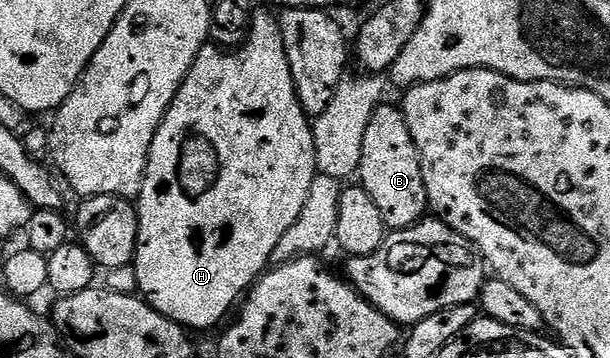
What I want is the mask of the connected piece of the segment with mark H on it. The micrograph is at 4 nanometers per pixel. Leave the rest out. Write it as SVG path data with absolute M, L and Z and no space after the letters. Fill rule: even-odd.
M253 18L251 28L239 49L225 49L219 45L203 47L194 65L186 73L170 109L164 114L160 128L156 130L156 136L150 145L144 184L140 190L138 202L135 204L136 216L140 224L138 225L134 268L138 291L144 302L149 303L154 310L162 313L170 321L180 324L185 329L191 329L193 332L194 330L204 331L207 327L214 326L215 323L223 324L224 314L232 306L233 308L237 306L241 296L255 284L272 263L274 245L278 245L278 241L286 237L286 229L290 229L290 225L298 221L298 213L302 213L302 205L306 205L310 185L316 180L317 174L312 123L308 114L302 109L298 101L298 93L294 89L294 77L290 73L290 61L286 57L286 45L282 41L279 18Z

